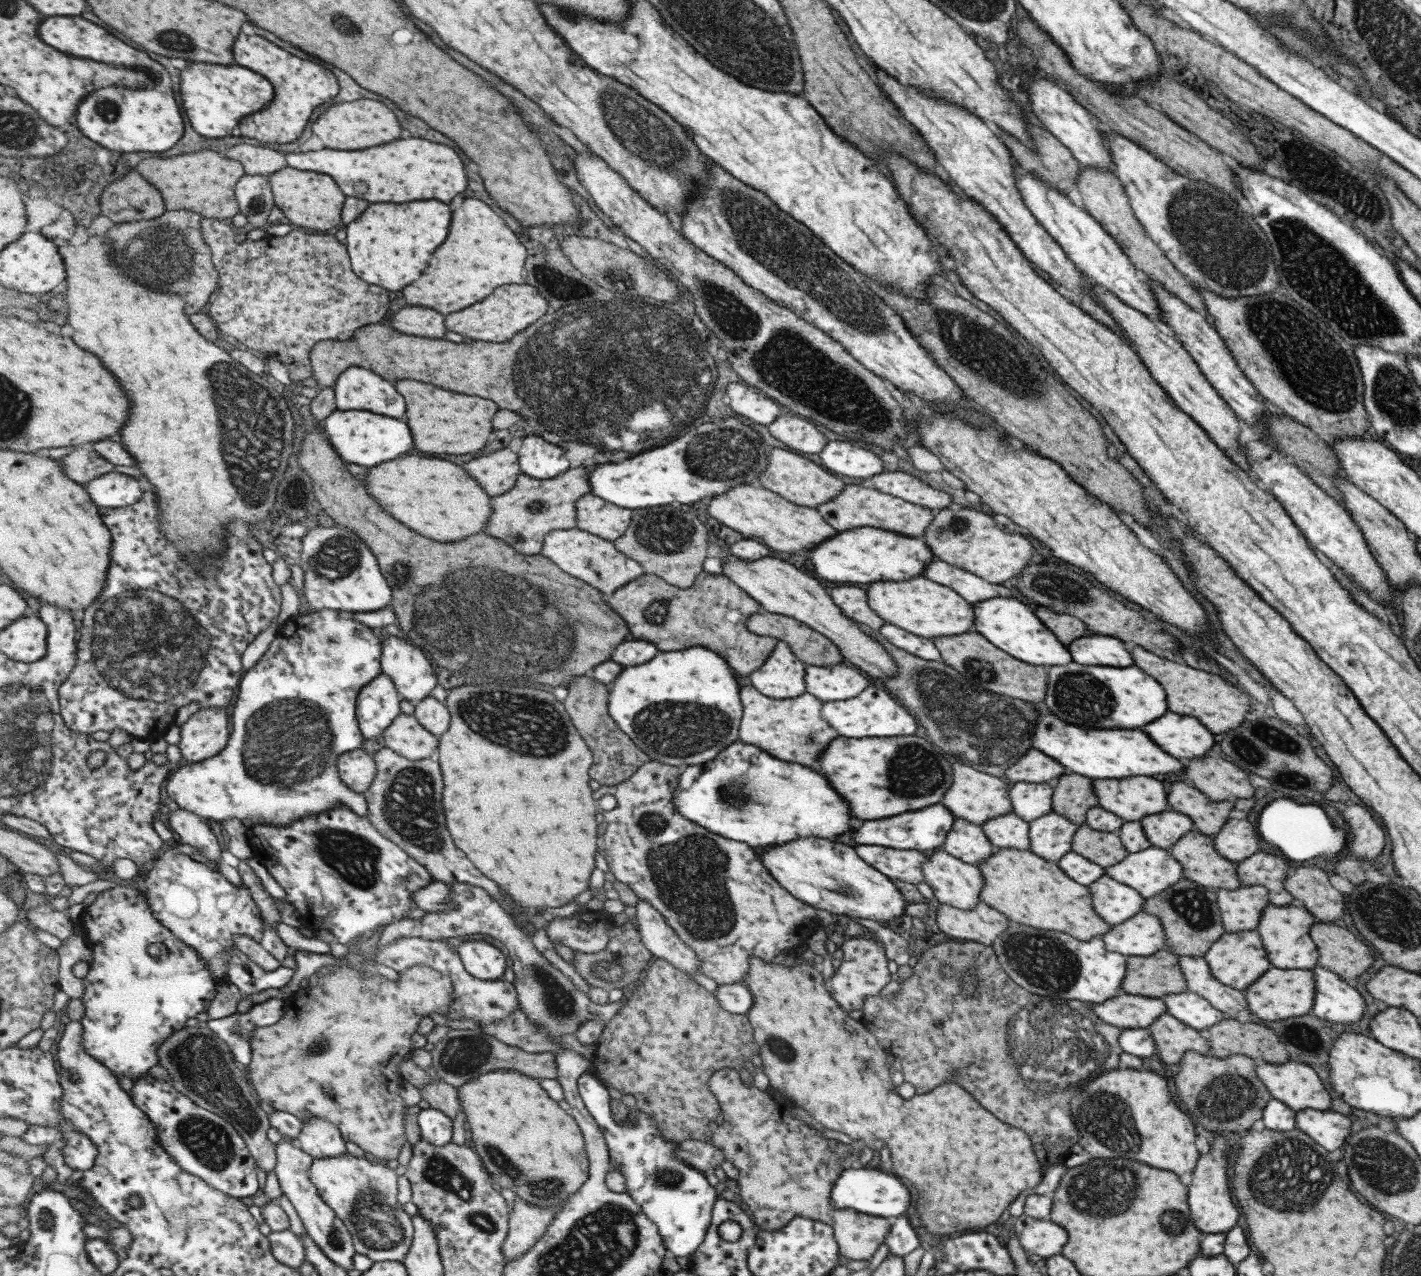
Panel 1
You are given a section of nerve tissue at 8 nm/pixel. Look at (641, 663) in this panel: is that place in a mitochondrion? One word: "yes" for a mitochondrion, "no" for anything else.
no

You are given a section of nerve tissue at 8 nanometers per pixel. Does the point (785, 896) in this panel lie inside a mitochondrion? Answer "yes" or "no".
no

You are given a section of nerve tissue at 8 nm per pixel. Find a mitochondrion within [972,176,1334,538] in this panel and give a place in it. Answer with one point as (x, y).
(1227, 250)

